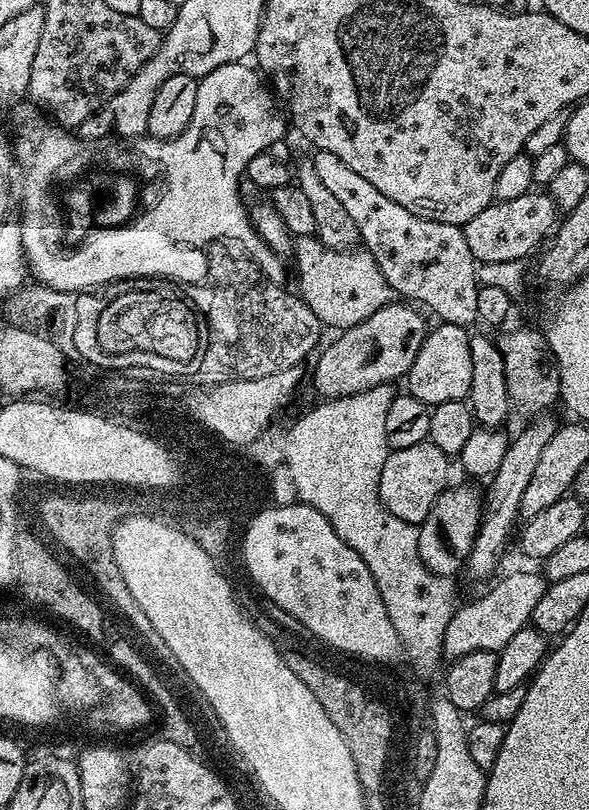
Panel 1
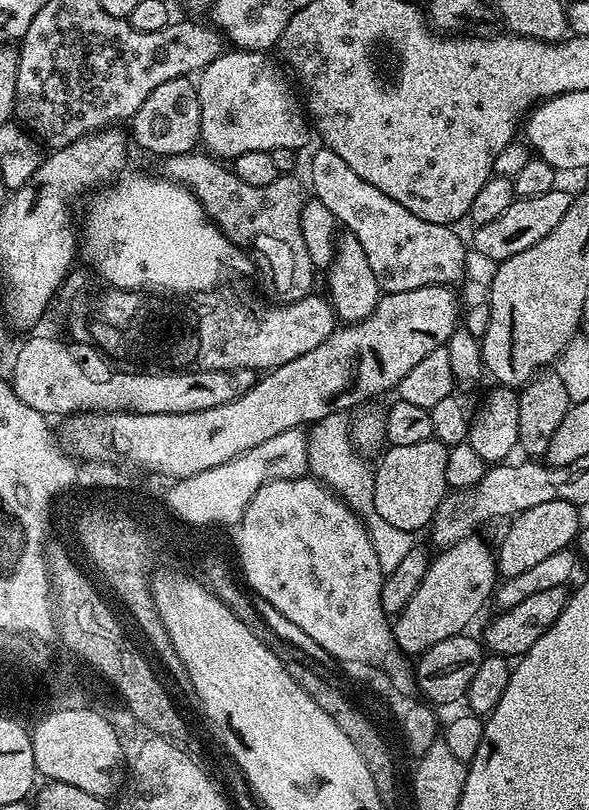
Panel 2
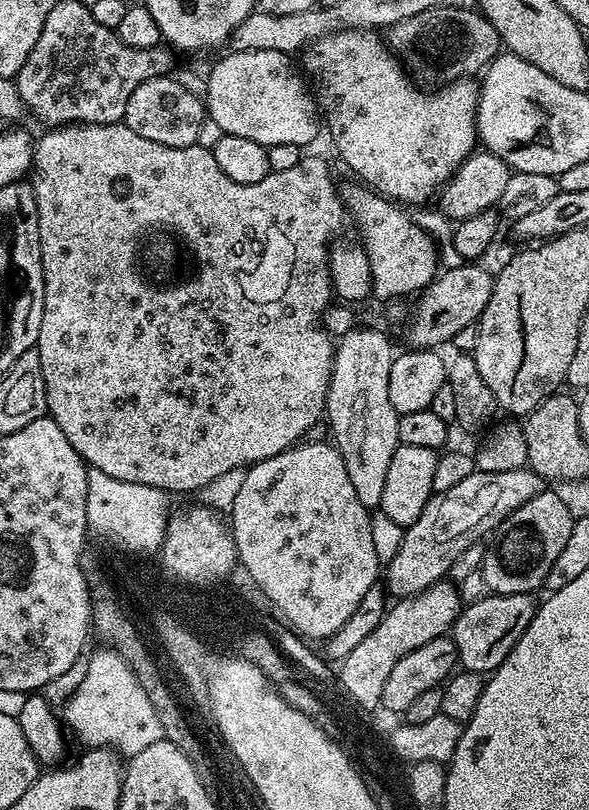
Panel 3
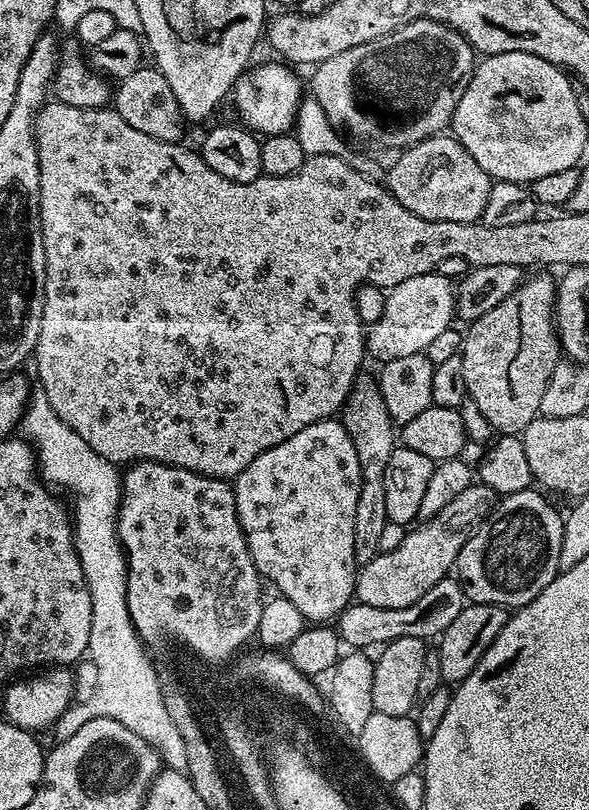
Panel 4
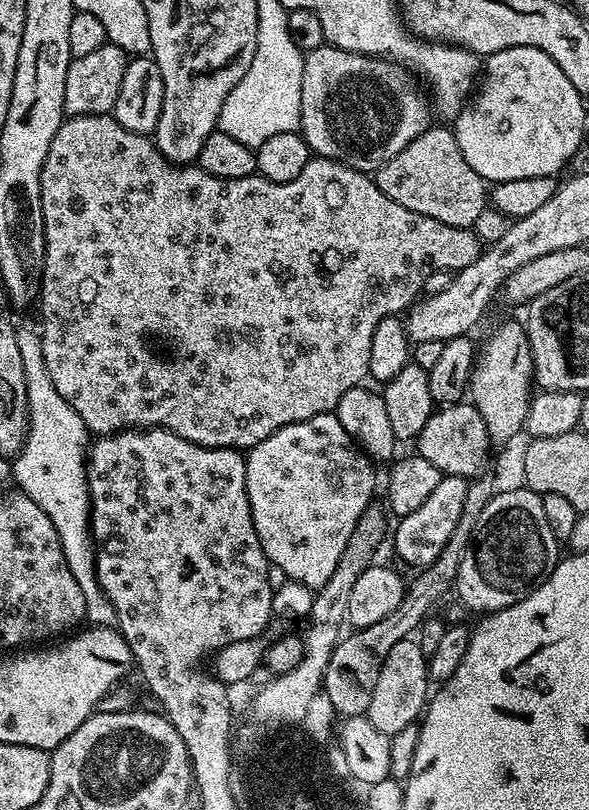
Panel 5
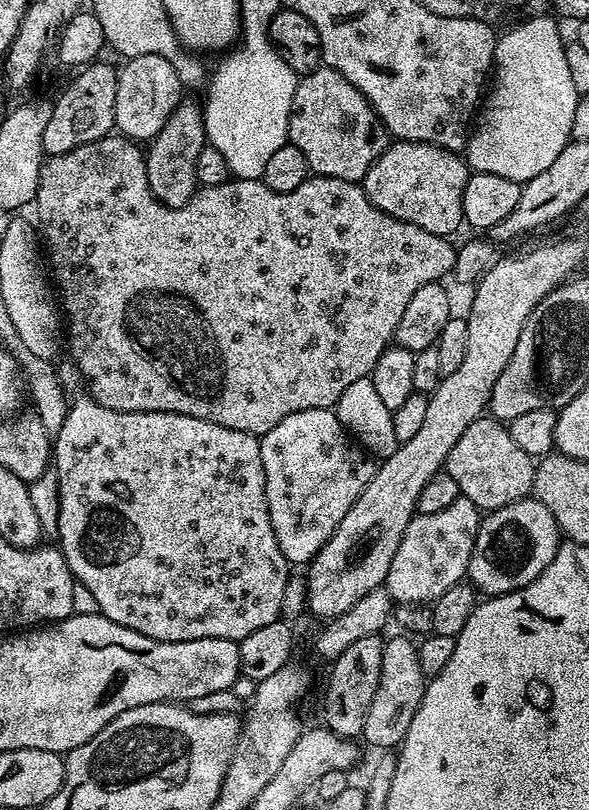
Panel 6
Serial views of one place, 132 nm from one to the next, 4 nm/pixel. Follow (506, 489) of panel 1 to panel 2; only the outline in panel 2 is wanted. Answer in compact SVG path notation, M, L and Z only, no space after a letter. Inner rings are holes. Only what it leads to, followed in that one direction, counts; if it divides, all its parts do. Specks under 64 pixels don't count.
M480 534L467 536L454 546L437 551L431 557L428 569L418 586L418 590L414 590L412 598L406 602L406 606L395 617L392 624L392 636L396 639L396 647L400 649L401 653L416 658L430 646L438 646L438 642L446 642L446 638L461 635L467 629L464 627L483 610L484 603L487 600L489 603L493 599L497 587L496 554L493 545L488 545L480 537Z

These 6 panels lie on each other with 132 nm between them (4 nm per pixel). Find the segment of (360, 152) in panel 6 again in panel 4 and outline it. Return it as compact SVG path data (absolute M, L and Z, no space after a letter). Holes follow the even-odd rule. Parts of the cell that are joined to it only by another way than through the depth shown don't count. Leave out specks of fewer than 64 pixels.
M415 20L390 34L386 34L382 38L362 42L362 46L350 46L350 50L342 50L342 54L334 54L334 58L326 58L326 62L315 65L313 72L316 73L312 76L310 95L320 103L322 110L326 110L326 118L330 118L330 126L334 126L337 132L341 134L347 133L349 137L352 135L361 144L361 146L359 145L361 149L396 148L395 150L403 150L423 140L429 140L431 136L443 133L447 129L444 127L449 127L452 124L452 116L456 113L458 102L462 102L462 94L466 94L466 86L470 86L472 76L476 73L477 63L478 53L476 49L470 46L470 42L466 37L458 34L458 30L454 30L442 22Z

